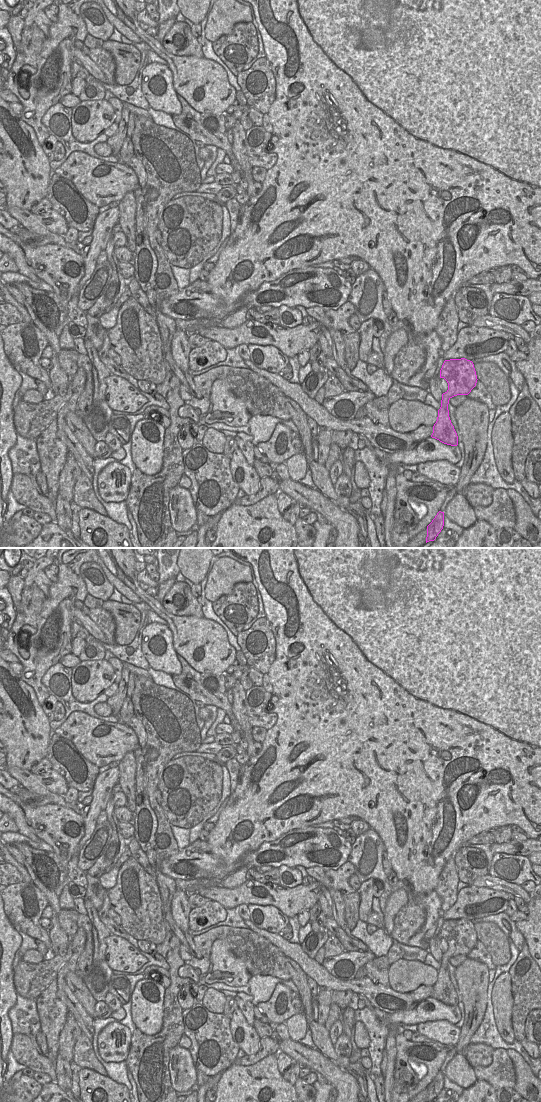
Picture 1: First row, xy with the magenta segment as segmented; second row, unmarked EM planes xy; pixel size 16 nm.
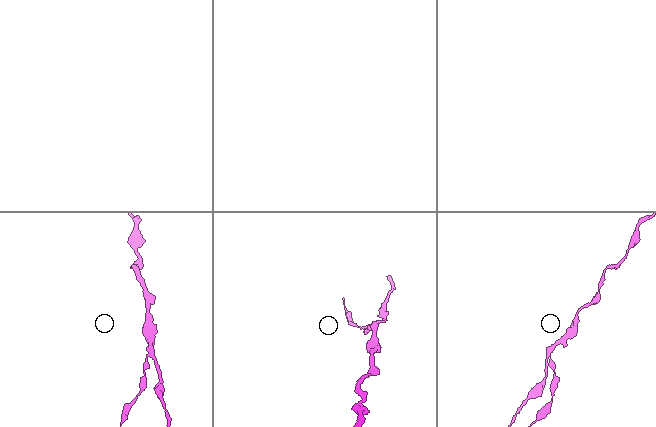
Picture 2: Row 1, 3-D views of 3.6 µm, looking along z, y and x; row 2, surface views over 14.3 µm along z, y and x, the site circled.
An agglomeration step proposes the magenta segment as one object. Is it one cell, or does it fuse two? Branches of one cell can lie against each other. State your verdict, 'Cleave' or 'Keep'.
Keep.

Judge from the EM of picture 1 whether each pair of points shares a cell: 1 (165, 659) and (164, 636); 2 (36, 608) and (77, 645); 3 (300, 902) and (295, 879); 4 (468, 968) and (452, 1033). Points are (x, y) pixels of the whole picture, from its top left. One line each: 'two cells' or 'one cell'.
1: one cell
2: two cells
3: two cells
4: two cells

